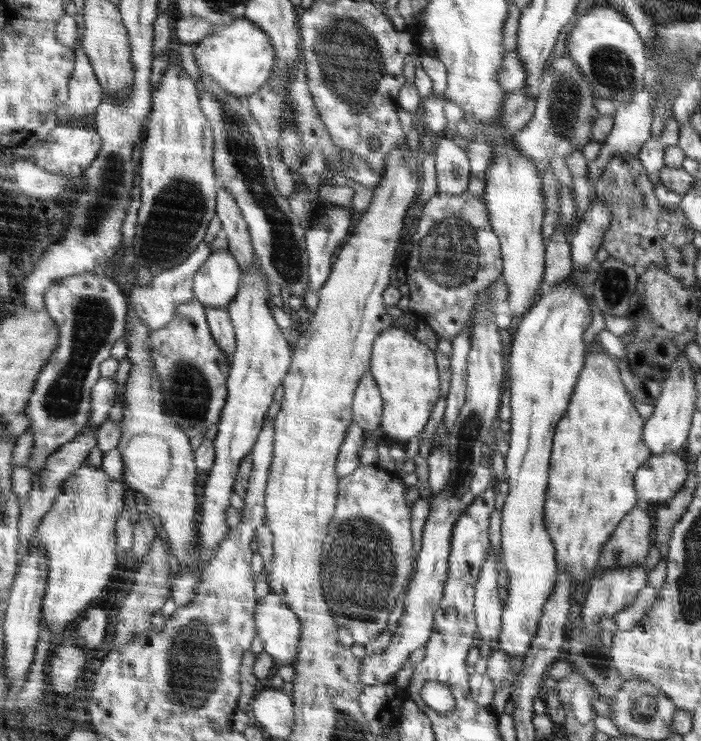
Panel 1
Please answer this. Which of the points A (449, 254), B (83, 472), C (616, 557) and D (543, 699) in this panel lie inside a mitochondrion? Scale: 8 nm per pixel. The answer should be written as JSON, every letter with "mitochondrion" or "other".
{"A":"mitochondrion","B":"other","C":"mitochondrion","D":"other"}

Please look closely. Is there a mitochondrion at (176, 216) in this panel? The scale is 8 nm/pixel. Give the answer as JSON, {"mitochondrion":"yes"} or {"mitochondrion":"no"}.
{"mitochondrion":"yes"}

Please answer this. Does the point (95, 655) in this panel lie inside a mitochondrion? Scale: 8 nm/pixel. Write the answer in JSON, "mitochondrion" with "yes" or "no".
{"mitochondrion":"no"}

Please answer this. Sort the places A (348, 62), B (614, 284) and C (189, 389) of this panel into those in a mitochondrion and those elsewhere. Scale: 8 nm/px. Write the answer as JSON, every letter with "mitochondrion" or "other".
{"A":"mitochondrion","B":"mitochondrion","C":"mitochondrion"}

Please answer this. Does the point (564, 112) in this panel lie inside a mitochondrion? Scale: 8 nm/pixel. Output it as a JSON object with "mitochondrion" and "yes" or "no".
{"mitochondrion":"yes"}

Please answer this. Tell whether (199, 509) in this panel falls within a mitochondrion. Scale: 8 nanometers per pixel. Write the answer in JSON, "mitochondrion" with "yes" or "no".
{"mitochondrion":"no"}

